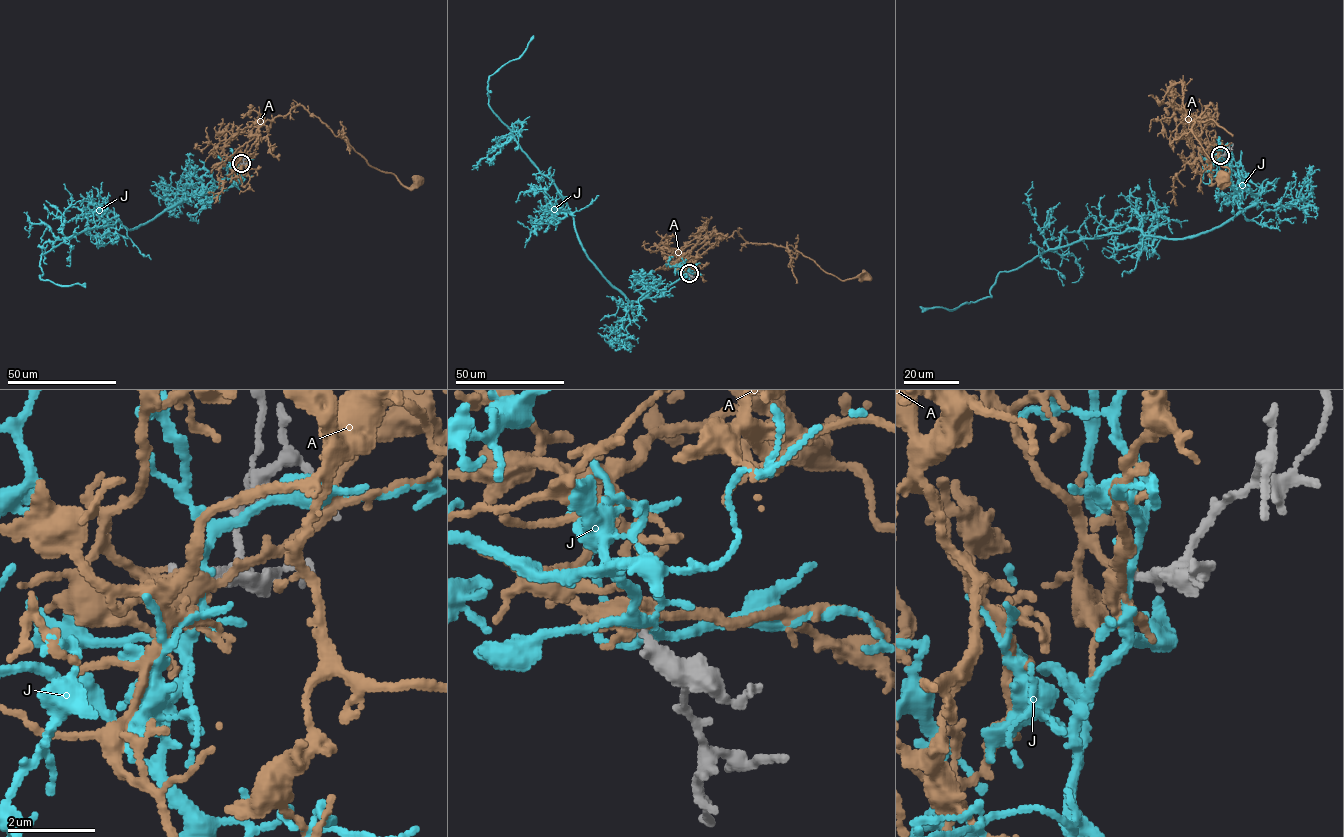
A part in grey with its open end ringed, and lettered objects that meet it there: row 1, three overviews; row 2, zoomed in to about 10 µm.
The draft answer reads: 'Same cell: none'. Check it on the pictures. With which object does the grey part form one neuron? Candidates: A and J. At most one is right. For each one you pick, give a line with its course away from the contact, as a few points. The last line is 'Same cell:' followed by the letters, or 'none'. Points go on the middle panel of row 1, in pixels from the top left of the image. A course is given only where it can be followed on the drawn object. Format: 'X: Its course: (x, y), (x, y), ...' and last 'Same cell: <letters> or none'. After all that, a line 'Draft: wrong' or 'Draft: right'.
J: Its course: (689, 273), (630, 302), (588, 257), (565, 200), (488, 104), (489, 77), (518, 59), (533, 35)
Same cell: J
Draft: wrong

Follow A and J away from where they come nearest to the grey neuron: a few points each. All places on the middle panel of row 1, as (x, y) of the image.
A: (688, 273), (689, 264), (721, 236), (736, 231), (749, 242), (798, 251), (842, 280), (865, 276)
J: (689, 273), (630, 302), (588, 257), (565, 200), (488, 104), (489, 77), (518, 59), (533, 35)

